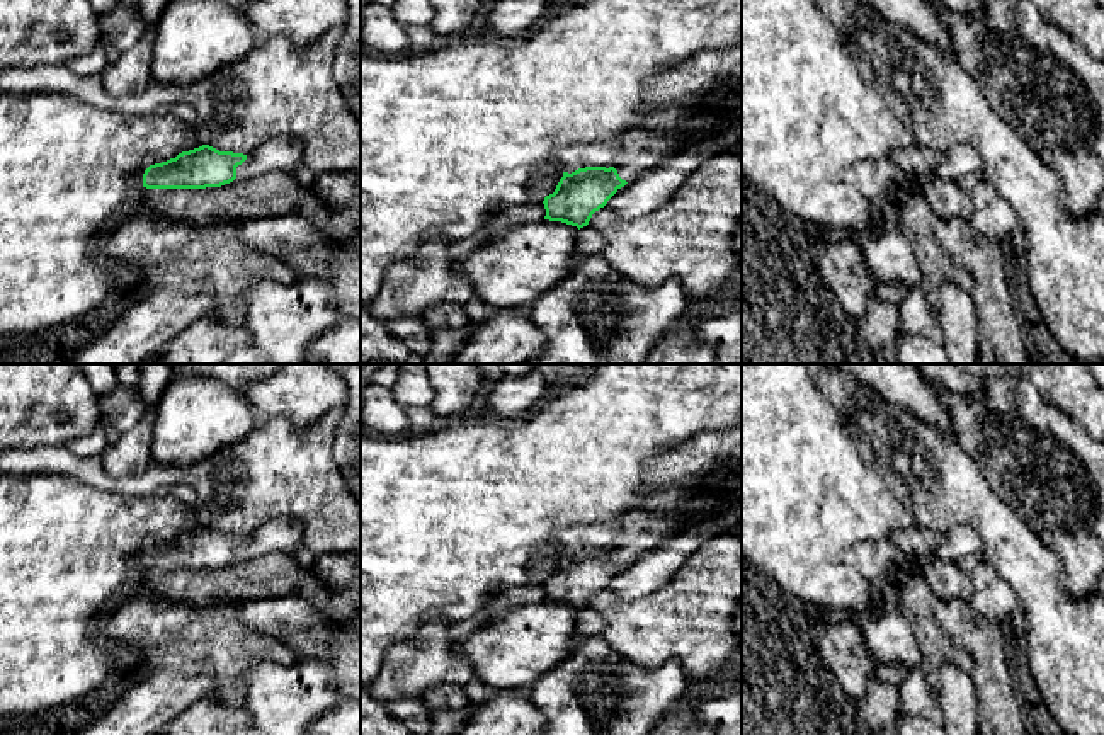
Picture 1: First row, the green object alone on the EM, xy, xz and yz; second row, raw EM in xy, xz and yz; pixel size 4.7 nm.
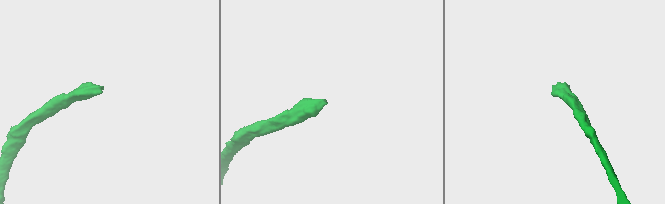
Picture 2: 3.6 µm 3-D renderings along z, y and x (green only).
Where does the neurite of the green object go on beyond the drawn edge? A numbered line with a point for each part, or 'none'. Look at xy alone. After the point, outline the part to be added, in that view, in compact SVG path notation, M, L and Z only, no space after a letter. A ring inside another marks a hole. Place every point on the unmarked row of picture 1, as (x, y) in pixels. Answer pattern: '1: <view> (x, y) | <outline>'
none

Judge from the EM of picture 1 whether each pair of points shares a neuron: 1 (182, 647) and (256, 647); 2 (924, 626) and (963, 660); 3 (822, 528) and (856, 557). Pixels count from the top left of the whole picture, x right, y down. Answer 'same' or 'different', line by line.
1: same
2: same
3: different

